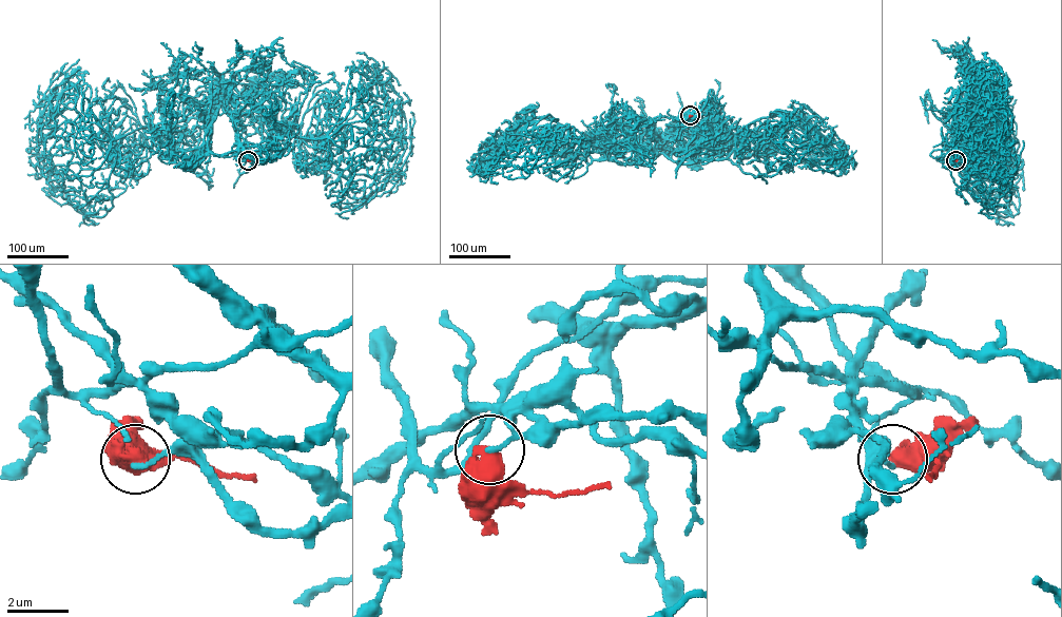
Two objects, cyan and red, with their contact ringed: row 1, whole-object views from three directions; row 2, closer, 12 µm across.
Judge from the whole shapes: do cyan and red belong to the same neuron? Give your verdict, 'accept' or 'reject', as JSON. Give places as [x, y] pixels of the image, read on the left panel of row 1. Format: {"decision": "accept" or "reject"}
{"decision": "reject"}

